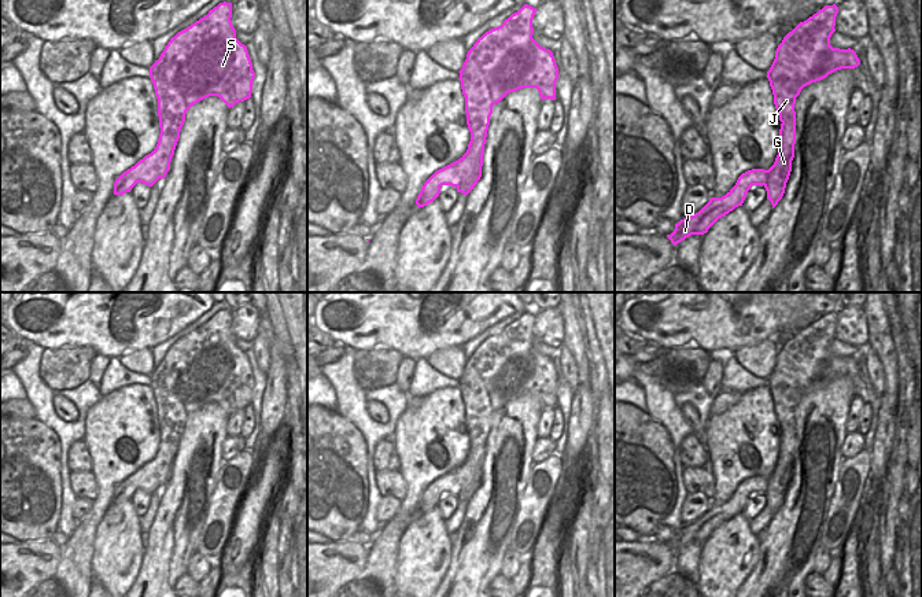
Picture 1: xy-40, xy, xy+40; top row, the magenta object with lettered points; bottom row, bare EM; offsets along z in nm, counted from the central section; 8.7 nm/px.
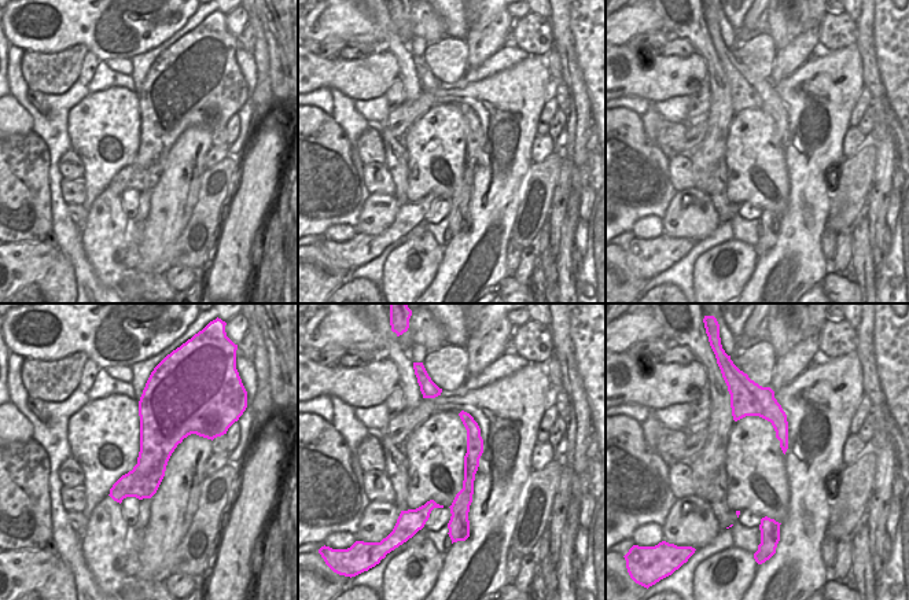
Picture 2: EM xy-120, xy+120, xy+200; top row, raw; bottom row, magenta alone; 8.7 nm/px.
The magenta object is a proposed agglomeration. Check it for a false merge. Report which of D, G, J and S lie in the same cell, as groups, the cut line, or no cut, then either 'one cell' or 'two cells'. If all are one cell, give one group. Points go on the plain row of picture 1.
D J S / G; cut in xy along (485, 446), (474, 474), (457, 496); two cells

